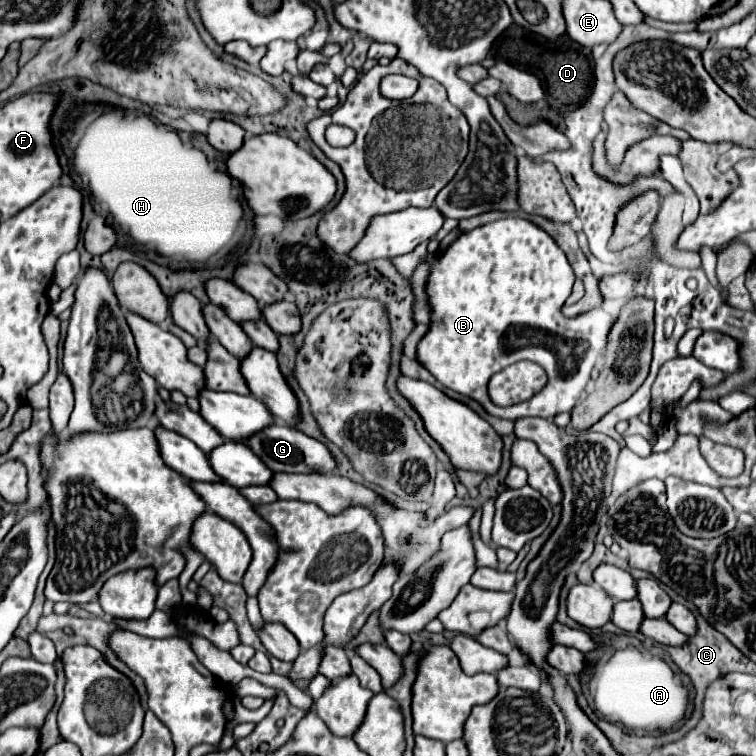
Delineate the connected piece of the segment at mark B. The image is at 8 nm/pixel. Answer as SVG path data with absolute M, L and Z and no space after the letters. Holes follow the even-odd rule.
M507 217L487 223L479 229L461 233L443 253L439 253L437 257L427 255L423 261L429 263L425 293L429 297L431 323L425 337L417 343L417 361L427 367L427 371L439 383L465 397L475 399L489 411L489 415L501 419L553 419L561 411L571 411L571 407L585 391L591 365L595 365L595 359L603 355L603 349L607 345L607 333L615 317L601 309L591 309L573 319L561 313L561 307L567 299L567 289L571 289L575 281L575 273L567 263L563 251L553 243L553 239L543 229L523 217ZM521 359L539 363L547 371L549 383L541 393L533 395L533 399L525 403L497 407L487 395L487 381L495 371L501 371L509 363Z

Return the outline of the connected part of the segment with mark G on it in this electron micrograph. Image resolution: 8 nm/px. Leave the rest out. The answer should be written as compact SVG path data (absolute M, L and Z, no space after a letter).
M271 425L265 427L261 431L257 431L255 435L247 437L241 441L243 445L251 447L251 451L255 451L255 455L259 455L259 459L271 469L271 471L283 471L283 473L325 473L331 475L335 471L335 459L329 453L329 449L313 439L307 437L305 433L287 427L287 425Z

